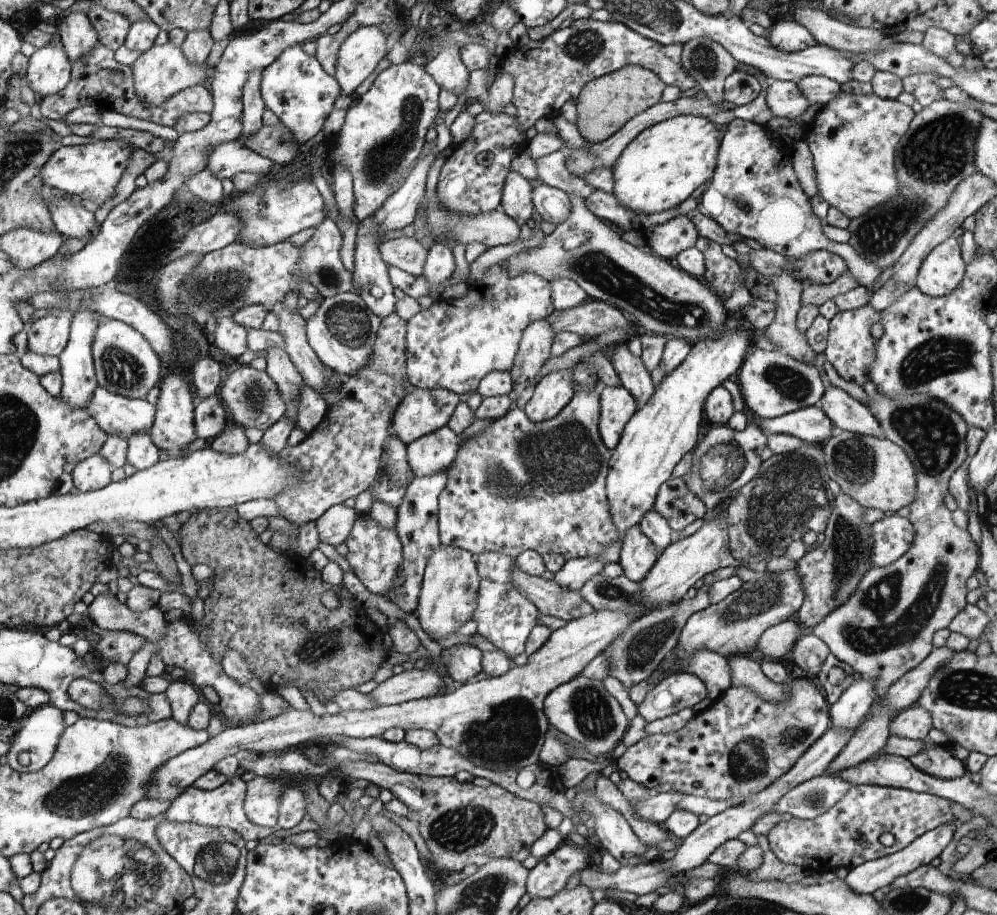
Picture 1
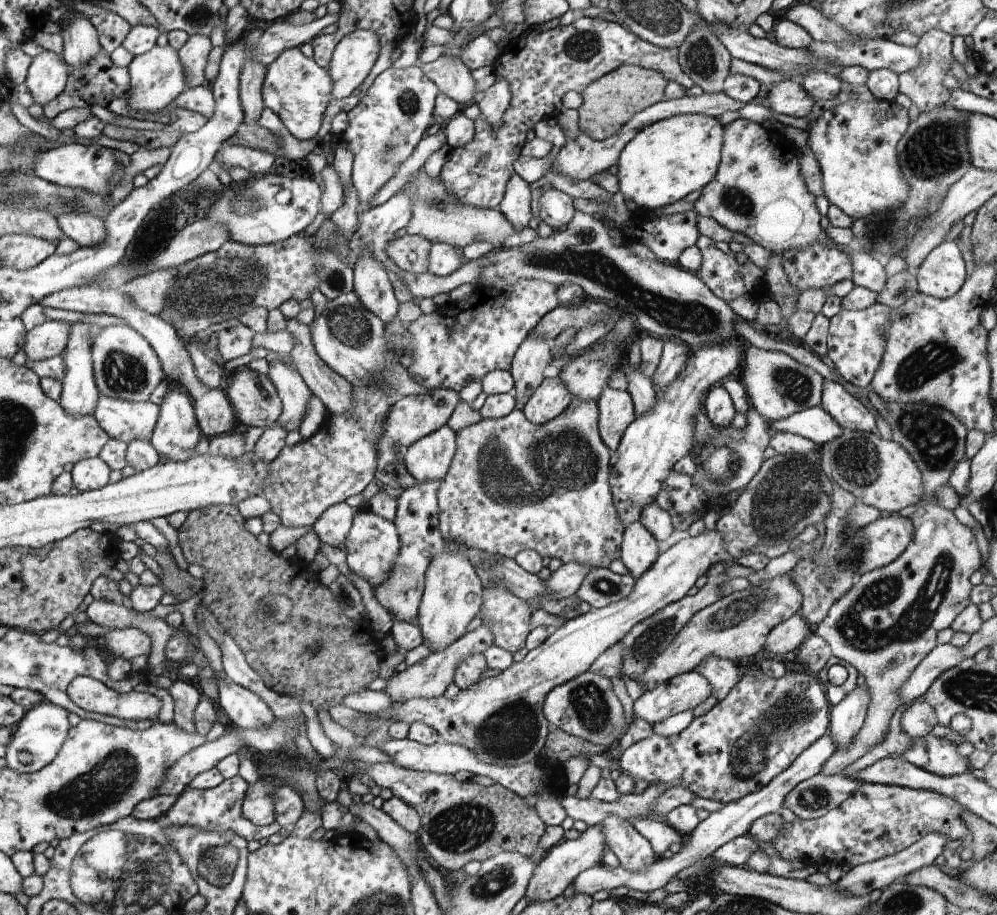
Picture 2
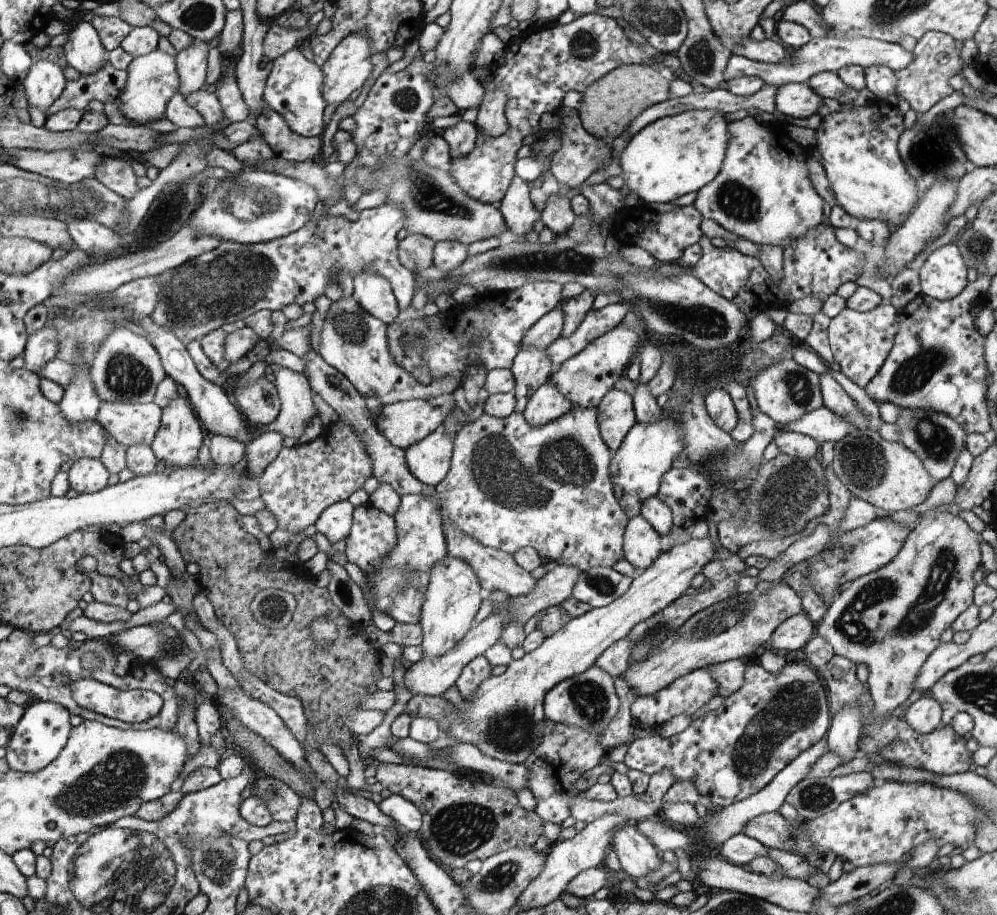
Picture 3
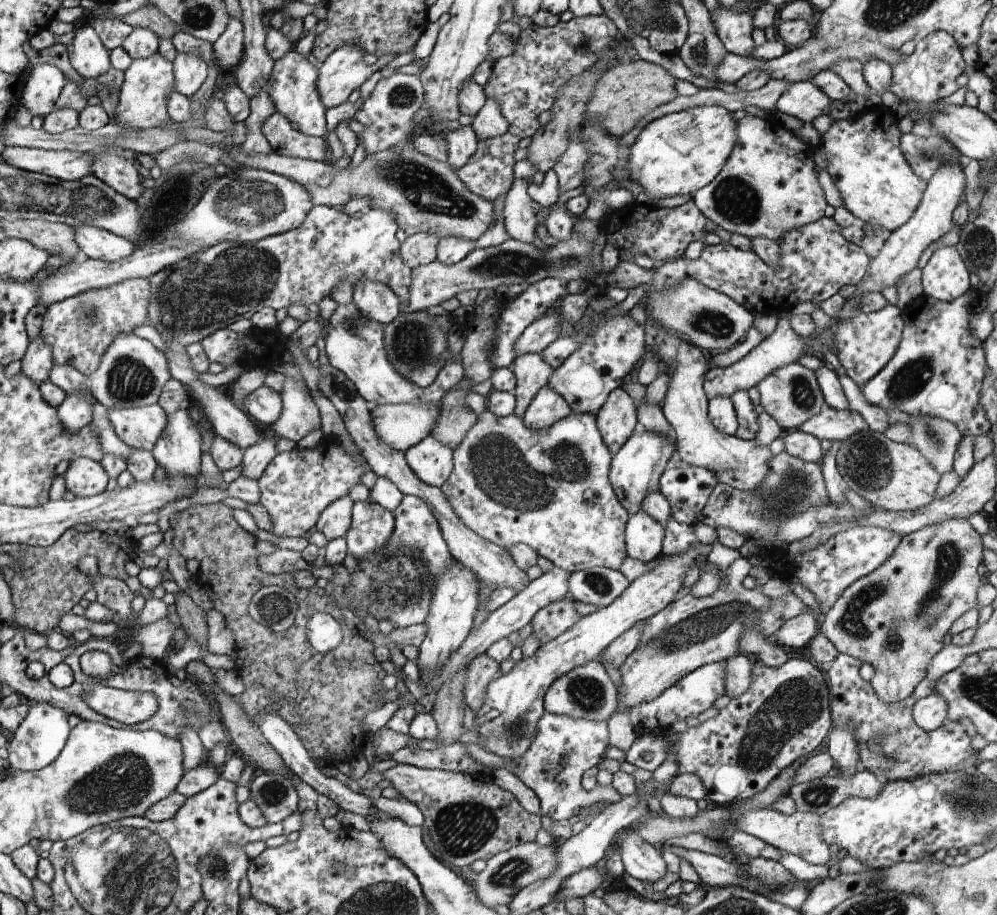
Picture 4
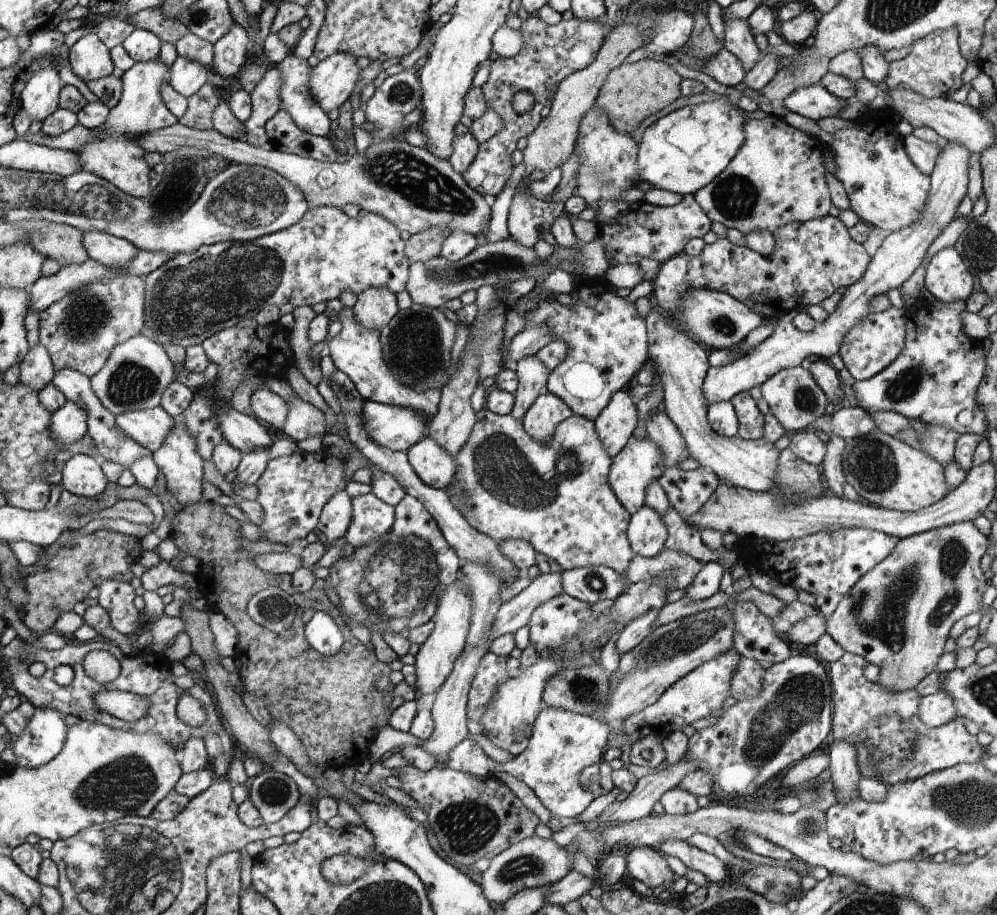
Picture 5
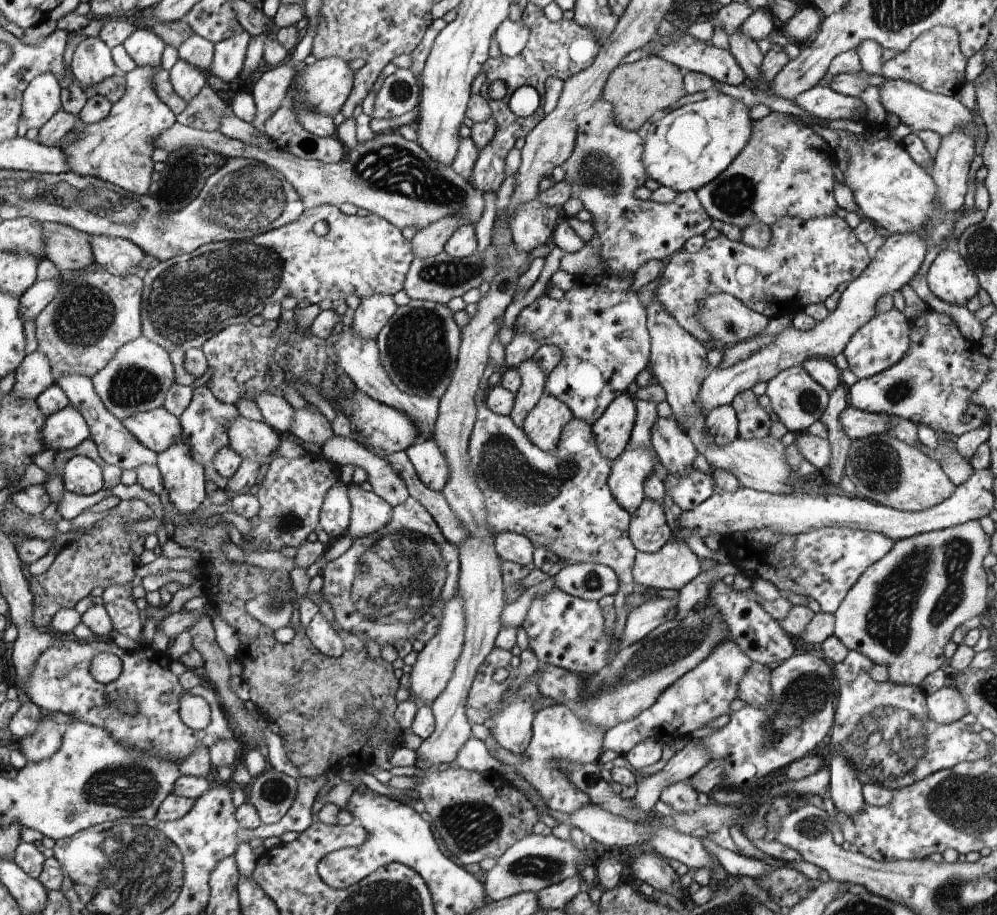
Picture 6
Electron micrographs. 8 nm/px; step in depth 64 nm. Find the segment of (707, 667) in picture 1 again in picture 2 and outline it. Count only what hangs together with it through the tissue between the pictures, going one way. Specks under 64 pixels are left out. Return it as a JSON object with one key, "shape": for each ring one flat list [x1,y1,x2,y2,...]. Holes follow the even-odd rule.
{"shape":[[708,657,696,668,709,679,713,685,713,695,726,698,731,688,741,679,741,663,730,659]]}

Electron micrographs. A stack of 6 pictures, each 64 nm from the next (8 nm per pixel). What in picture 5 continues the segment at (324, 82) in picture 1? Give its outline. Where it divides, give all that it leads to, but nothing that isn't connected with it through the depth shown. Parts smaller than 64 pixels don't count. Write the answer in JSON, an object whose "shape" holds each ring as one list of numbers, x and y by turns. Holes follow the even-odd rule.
{"shape":[[298,51,288,52,277,66,283,74,280,91,282,109,286,109,296,124,307,133,329,136,331,120,310,90,312,68,307,59]]}

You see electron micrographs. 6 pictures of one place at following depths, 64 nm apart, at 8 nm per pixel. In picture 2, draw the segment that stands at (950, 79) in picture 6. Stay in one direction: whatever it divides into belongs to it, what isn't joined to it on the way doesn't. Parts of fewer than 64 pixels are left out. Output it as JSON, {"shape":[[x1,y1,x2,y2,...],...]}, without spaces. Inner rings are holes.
{"shape":[[932,29,925,32,915,45,915,49,921,56,921,63,912,70,906,70,899,76,899,92,906,94,920,113,931,111,935,107,942,105,949,100,949,92,946,86,942,85,942,80,946,74,950,74,950,66,955,58,952,55,952,38,938,29]]}

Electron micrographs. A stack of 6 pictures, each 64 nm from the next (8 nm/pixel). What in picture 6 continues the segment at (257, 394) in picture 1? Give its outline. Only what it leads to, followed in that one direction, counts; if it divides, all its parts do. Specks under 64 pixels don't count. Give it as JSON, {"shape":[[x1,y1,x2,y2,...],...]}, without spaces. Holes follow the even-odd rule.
{"shape":[[262,393,254,402,259,406,265,423,282,434,290,432,296,410,283,396]]}

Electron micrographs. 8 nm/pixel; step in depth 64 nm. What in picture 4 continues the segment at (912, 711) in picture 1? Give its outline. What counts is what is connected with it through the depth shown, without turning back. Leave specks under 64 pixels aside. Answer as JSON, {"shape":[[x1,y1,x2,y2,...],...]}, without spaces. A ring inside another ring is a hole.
{"shape":[[933,692,916,701,913,706,913,719,926,732,936,730,946,720,948,707,946,699,940,693]]}

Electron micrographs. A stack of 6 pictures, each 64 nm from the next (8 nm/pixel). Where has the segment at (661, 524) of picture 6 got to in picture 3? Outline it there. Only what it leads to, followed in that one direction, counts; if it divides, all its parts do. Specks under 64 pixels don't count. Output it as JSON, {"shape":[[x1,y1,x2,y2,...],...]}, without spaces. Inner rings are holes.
{"shape":[[641,514,632,517,624,534,624,559,637,569,648,569,662,554,661,538,661,534]]}

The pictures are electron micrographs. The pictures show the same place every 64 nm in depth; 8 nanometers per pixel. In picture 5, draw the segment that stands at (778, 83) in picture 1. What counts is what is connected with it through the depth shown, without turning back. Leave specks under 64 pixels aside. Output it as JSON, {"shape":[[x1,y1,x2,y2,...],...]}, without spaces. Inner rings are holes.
{"shape":[[820,83,799,88,784,99,784,104,790,111,816,121,826,116,838,116,848,105,846,99,832,94]]}

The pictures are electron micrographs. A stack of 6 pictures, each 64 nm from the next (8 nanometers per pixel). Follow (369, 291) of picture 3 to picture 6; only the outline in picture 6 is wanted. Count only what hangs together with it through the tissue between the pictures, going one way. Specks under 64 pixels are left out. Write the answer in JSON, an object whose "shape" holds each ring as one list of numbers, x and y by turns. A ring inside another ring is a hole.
{"shape":[[372,295,361,300,354,311,351,329,362,339,376,340,397,309,392,295]]}

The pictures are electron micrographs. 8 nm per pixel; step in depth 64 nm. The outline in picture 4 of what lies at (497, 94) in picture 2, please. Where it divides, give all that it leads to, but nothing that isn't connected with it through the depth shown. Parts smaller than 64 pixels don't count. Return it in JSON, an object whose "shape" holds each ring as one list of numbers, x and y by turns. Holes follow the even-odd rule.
{"shape":[[487,97,487,103,474,117,471,127,478,140,502,136,509,127,506,117,501,113,497,100]]}

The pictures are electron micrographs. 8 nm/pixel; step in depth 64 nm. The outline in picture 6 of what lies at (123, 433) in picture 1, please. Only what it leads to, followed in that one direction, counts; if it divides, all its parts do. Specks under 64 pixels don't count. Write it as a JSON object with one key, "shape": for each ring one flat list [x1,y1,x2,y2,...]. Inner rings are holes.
{"shape":[[164,406,130,415,121,421,129,432,156,454,164,453,185,433,182,420]]}

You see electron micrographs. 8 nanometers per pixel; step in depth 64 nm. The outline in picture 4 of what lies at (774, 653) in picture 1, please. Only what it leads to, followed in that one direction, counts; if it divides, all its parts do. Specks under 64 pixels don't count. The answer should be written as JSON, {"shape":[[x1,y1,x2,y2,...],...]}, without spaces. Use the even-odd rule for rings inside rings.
{"shape":[[812,612,804,613,786,622,786,624,773,636,773,640,783,647,808,647,811,640,820,633,820,624,821,618,814,616]]}

